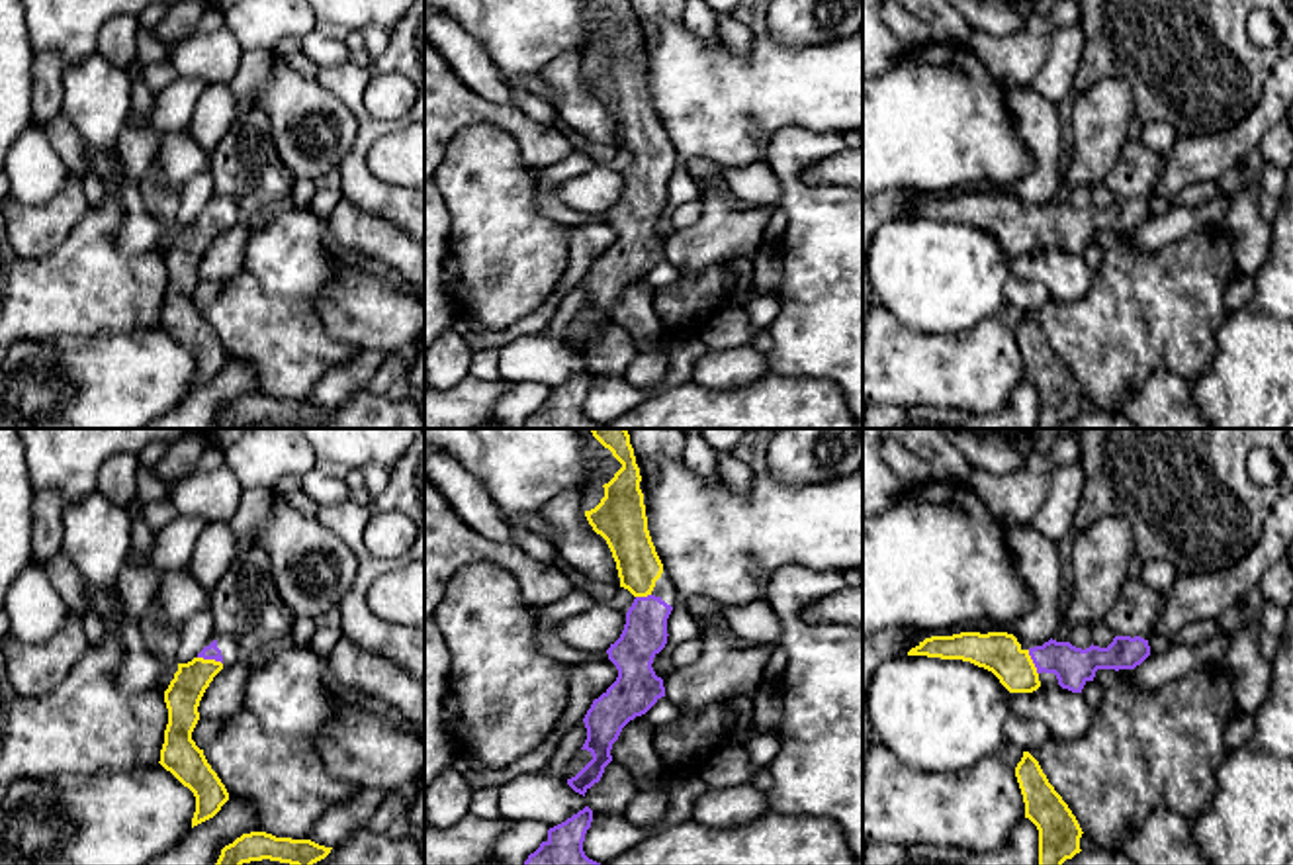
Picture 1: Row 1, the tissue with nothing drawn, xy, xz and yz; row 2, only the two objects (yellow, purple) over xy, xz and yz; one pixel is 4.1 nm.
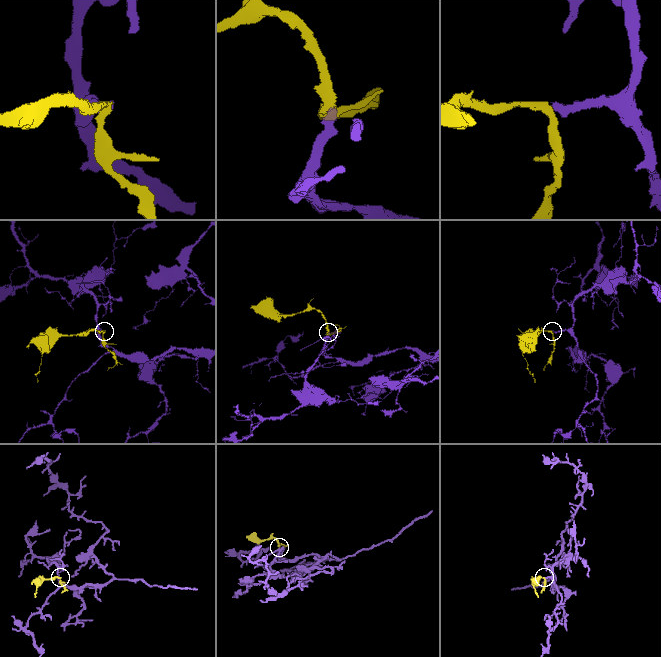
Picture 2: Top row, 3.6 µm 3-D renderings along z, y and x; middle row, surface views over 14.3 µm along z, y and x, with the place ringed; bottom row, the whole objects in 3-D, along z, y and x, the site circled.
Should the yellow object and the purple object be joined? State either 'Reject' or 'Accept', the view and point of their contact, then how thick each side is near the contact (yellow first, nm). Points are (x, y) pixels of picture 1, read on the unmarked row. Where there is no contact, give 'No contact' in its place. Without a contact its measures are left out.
Accept. Touches yellow at xy (210, 222). Thickness 150 nm (yellow) against 60 nm

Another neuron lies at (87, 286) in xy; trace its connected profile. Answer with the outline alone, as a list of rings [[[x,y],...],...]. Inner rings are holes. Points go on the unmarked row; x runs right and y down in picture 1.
[[[88,145],[86,157],[108,196],[49,256],[23,258],[12,249],[0,204],[0,348],[160,323],[168,286],[164,254],[155,249],[125,254],[117,247],[123,221],[113,180],[121,168],[117,147]]]

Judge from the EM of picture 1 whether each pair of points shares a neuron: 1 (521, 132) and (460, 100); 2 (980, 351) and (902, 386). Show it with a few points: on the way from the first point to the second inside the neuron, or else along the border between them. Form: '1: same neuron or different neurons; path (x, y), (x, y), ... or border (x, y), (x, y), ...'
1: same neuron; path (505, 118), (476, 110)
2: same neuron; path (961, 370), (922, 370)

